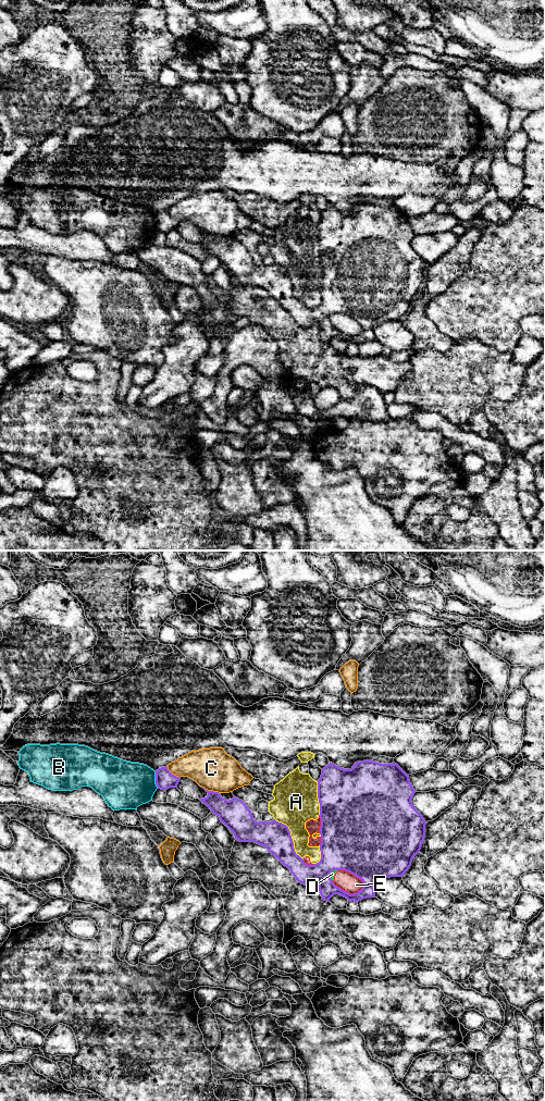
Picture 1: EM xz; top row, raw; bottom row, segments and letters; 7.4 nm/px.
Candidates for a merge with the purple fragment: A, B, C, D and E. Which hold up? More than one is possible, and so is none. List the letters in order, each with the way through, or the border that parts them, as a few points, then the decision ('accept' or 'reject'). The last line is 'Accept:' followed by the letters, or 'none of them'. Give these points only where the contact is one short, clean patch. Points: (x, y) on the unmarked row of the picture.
A: reject
B: border xz (155, 214), (155, 226), (158, 231); reject
C: reject
D: border xz (336, 312), (330, 317), (332, 323); reject
E: reject
Accept: none of them

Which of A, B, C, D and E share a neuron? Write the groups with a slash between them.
A D E / B / C

